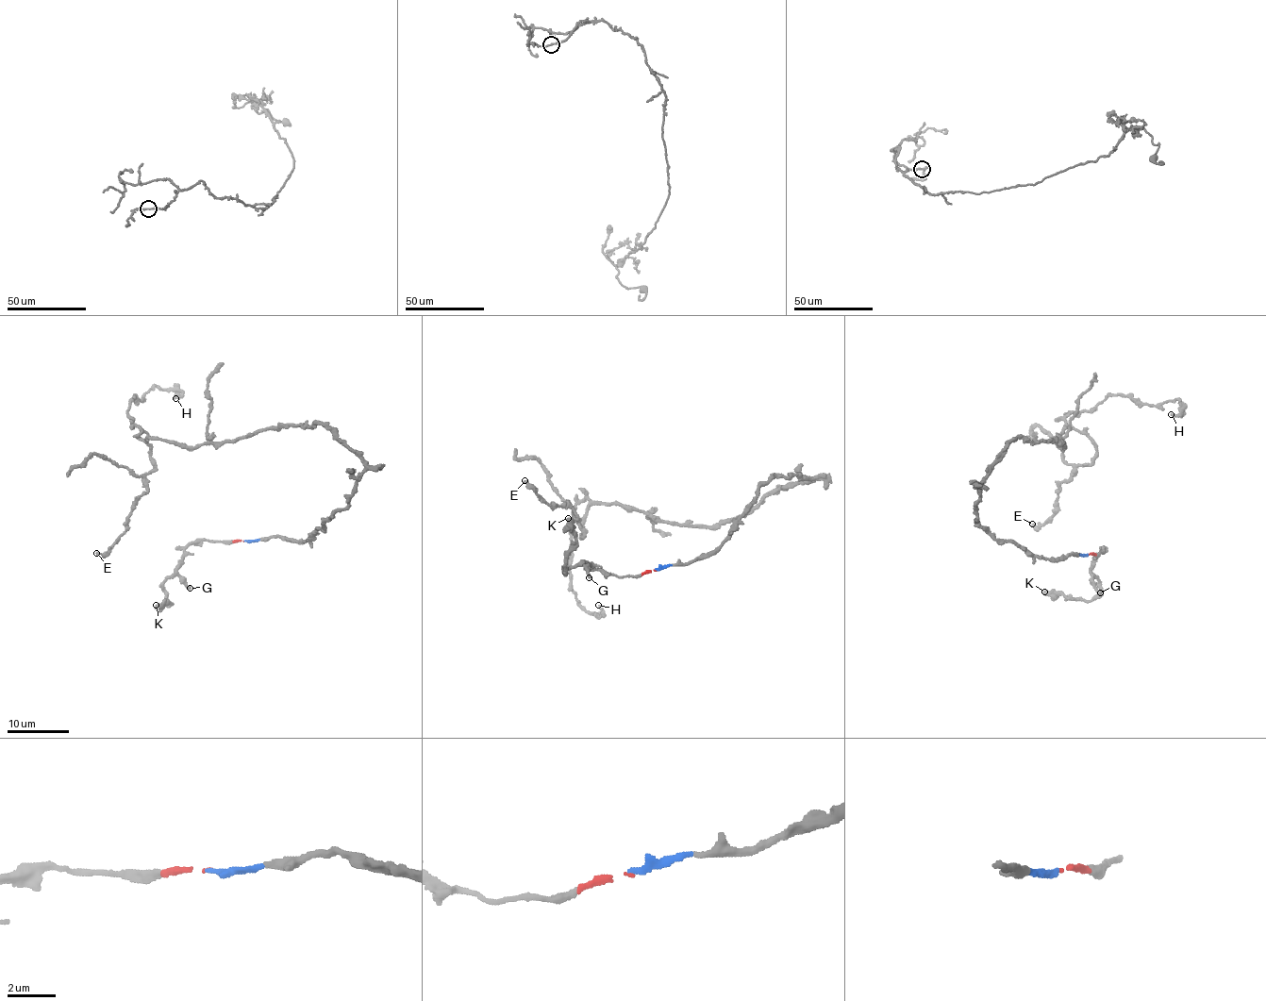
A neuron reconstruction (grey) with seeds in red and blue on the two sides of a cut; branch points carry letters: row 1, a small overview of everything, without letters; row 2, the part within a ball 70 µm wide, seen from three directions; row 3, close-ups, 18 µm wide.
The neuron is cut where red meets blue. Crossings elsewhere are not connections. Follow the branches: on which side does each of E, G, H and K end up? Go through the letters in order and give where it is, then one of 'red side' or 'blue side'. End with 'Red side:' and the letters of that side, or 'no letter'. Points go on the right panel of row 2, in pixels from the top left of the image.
E: at (1032, 524); blue side
G: at (1100, 592); red side
H: at (1171, 414); blue side
K: at (1044, 592); red side
Red side: G, K

